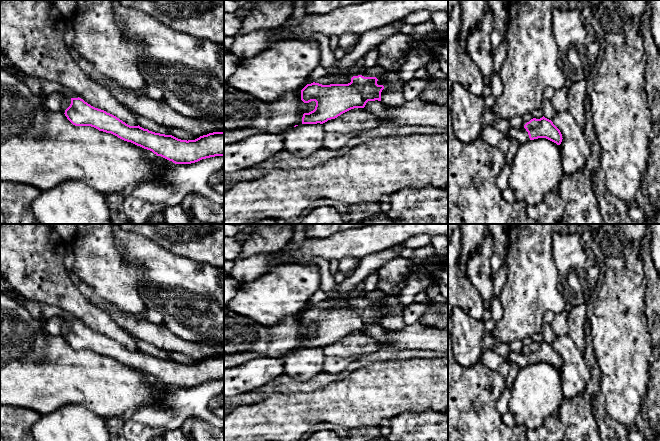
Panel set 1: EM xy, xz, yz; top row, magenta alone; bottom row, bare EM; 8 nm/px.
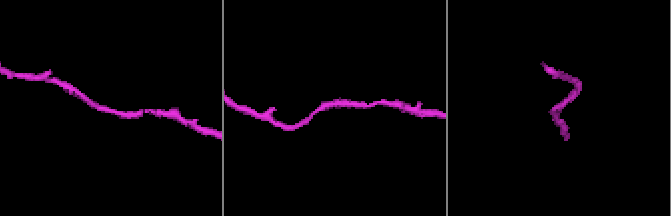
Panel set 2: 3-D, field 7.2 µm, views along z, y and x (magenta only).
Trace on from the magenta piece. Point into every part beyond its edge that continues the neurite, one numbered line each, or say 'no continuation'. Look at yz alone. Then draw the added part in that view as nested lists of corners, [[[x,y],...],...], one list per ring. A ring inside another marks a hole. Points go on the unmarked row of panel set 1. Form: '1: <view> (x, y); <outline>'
1: yz (520, 359); [[[524,351],[509,352],[507,361],[509,363],[515,364],[519,369],[522,369],[530,364],[530,362],[528,360],[528,356],[526,355],[526,353]]]

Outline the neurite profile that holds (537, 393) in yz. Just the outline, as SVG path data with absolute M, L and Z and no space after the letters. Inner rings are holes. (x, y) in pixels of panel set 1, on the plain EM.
M546 362L529 364L520 369L510 392L509 412L513 415L516 425L523 425L526 429L539 428L548 416L558 413L565 400L560 369Z

